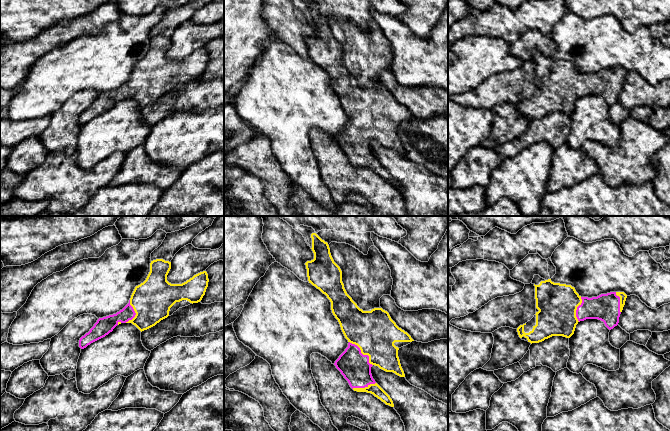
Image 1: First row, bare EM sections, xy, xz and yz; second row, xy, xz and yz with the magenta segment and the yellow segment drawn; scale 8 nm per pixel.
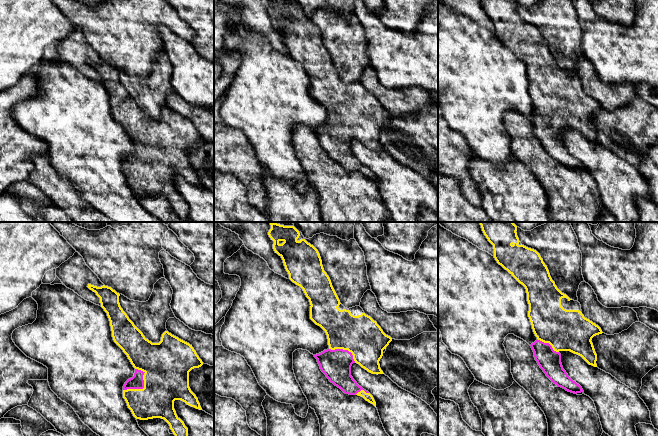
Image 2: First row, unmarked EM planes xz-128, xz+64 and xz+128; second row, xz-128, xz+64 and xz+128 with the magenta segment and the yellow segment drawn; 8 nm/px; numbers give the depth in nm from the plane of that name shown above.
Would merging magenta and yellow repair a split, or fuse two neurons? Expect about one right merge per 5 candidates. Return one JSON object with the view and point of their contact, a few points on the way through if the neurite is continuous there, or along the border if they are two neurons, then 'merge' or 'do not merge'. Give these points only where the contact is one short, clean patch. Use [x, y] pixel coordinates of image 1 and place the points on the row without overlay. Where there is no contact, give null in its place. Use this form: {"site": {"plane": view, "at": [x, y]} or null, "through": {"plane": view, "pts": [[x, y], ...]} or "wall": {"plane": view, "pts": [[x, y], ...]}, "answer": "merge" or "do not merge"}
{"site": {"plane": "xz", "at": [361, 129]}, "answer": "merge"}

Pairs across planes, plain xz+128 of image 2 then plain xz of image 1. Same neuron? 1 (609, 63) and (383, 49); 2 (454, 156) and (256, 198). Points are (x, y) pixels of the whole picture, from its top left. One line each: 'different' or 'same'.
1: different
2: different

